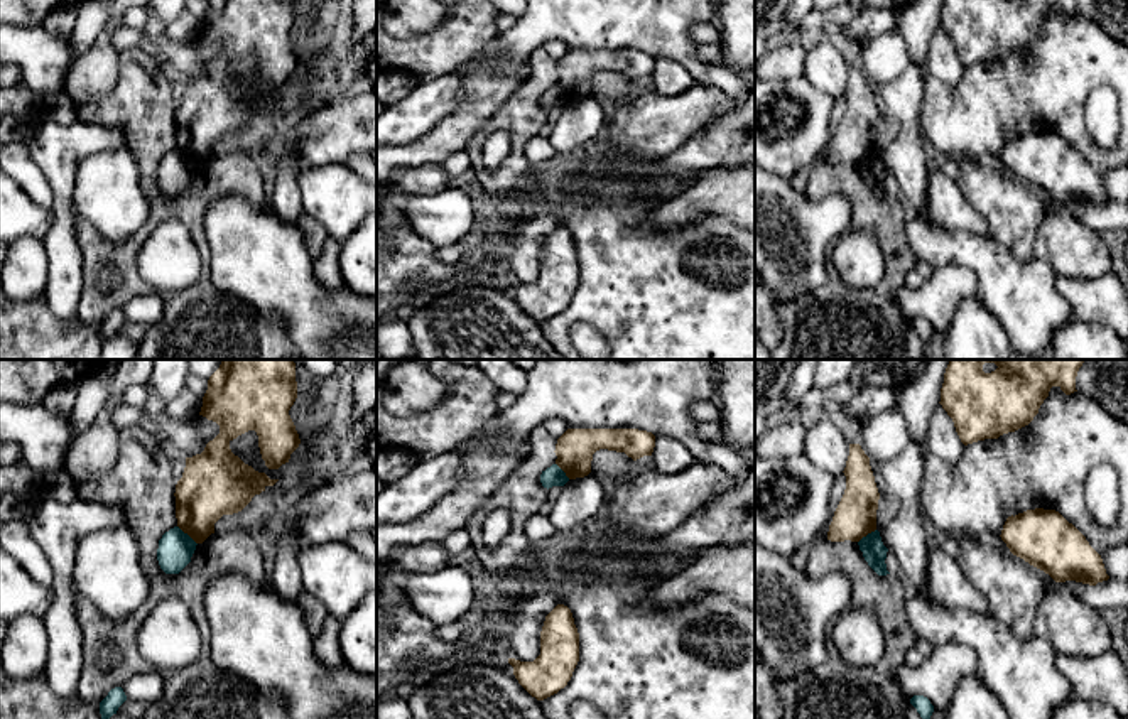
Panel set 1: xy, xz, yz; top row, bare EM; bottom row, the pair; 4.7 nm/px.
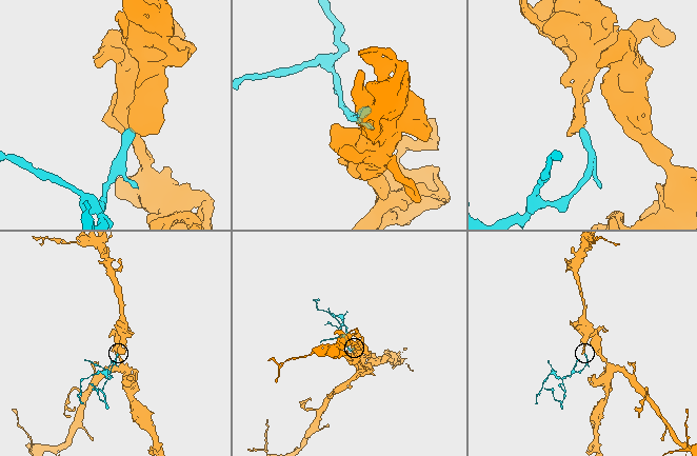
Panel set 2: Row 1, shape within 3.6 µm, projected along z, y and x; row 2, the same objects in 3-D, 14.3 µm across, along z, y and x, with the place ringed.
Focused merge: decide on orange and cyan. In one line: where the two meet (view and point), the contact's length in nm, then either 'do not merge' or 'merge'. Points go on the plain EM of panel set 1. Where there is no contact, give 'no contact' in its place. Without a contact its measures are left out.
meets orange in xy at (188, 156); contact 130 nm long; do not merge

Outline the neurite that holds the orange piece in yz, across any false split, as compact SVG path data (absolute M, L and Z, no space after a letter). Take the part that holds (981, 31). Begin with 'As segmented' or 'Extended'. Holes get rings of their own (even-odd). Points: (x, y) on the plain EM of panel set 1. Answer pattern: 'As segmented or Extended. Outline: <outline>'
As segmented. Outline: M944 0L939 25L968 68L1028 47L1052 8L1077 14L1076 0Z

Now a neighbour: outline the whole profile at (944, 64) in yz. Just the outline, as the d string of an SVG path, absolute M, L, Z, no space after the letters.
M939 25L932 35L929 47L927 73L946 84L957 84L963 76L964 66L961 64L952 41Z

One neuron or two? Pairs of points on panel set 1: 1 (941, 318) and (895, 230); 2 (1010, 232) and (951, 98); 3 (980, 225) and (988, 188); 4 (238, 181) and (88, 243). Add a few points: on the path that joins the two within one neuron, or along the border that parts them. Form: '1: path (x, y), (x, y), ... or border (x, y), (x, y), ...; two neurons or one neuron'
1: border (904, 284), (897, 291), (897, 308), (909, 321); two neurons
2: border (959, 156), (970, 156), (976, 161); two neurons
3: border (958, 184), (992, 235); two neurons
4: path (201, 194), (191, 203), (169, 205), (125, 250); one neuron

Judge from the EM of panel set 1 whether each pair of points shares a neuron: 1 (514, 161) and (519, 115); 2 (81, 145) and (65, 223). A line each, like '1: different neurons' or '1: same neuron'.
1: same neuron
2: same neuron

